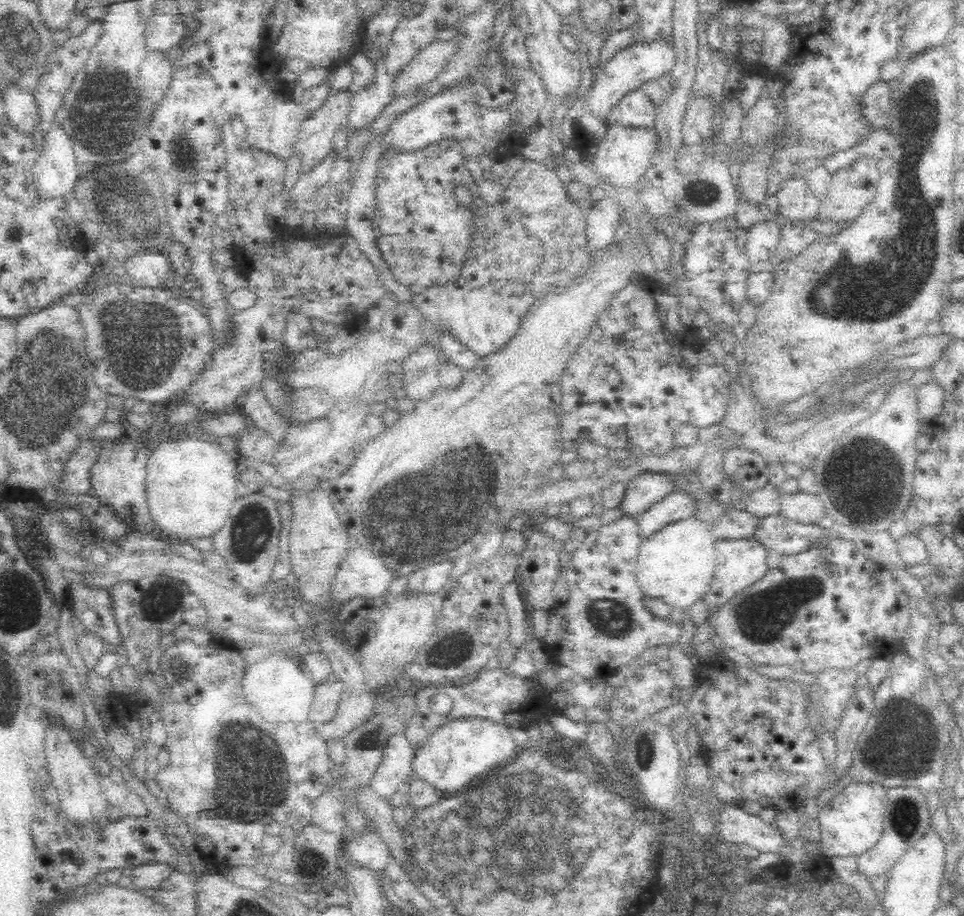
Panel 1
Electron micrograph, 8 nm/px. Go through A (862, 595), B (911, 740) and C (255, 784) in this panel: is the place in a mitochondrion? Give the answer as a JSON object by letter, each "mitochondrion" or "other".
{"A":"other","B":"mitochondrion","C":"mitochondrion"}

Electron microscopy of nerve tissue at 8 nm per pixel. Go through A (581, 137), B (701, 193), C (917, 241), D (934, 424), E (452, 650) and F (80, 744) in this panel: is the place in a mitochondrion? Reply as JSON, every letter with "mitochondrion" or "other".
{"A":"other","B":"mitochondrion","C":"mitochondrion","D":"other","E":"mitochondrion","F":"other"}

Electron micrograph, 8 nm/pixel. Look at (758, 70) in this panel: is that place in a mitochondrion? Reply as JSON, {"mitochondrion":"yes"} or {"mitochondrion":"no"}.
{"mitochondrion":"no"}

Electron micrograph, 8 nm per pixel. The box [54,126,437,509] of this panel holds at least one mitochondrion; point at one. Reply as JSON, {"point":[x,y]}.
{"point":[135,346]}

